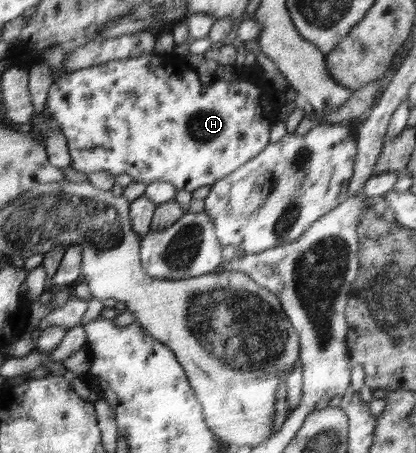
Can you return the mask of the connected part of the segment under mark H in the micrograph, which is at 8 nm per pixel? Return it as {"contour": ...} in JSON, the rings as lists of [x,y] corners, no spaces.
{"contour":[[[155,53],[144,54],[137,58],[110,60],[99,66],[76,70],[55,80],[48,90],[46,110],[53,117],[53,121],[59,125],[59,130],[68,143],[71,157],[70,168],[73,170],[79,170],[86,174],[95,172],[95,170],[105,170],[113,178],[127,174],[133,181],[144,182],[146,185],[155,181],[165,181],[173,184],[177,191],[193,192],[201,186],[215,184],[221,178],[227,177],[239,166],[243,166],[245,162],[255,158],[267,144],[270,144],[269,130],[271,130],[271,126],[269,126],[269,120],[263,116],[266,108],[266,96],[262,92],[259,92],[255,86],[217,86],[217,90],[215,90],[215,84],[211,86],[211,92],[209,92],[209,85],[203,86],[201,81],[197,75],[197,68],[190,68],[188,65],[177,69],[173,62],[159,65],[159,58],[155,56]]]}

